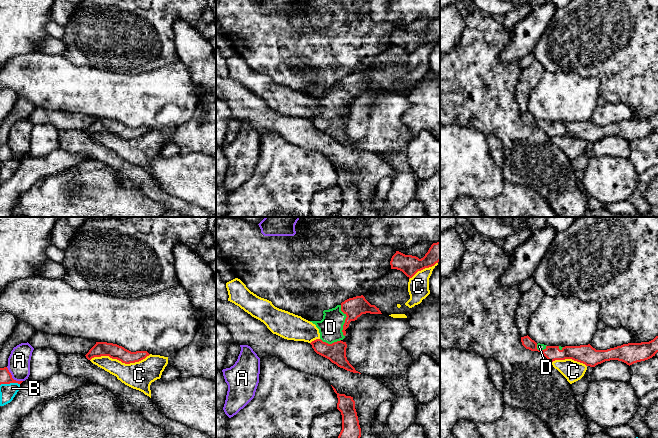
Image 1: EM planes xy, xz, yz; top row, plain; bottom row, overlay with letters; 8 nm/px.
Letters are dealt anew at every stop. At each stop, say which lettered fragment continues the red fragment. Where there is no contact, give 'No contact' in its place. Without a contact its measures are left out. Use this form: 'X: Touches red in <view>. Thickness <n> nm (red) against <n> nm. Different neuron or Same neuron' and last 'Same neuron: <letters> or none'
A: Touches red in xy. Thickness 100 nm (red) against 180 nm. Different neuron
B: Touches red in xy. Thickness 100 nm (red) against 130 nm. Different neuron
C: Touches red in xy. Thickness 120 nm (red) against 220 nm. Different neuron
D: Touches red in xz. Thickness 160 nm (red) against 190 nm. Same neuron
Same neuron: D

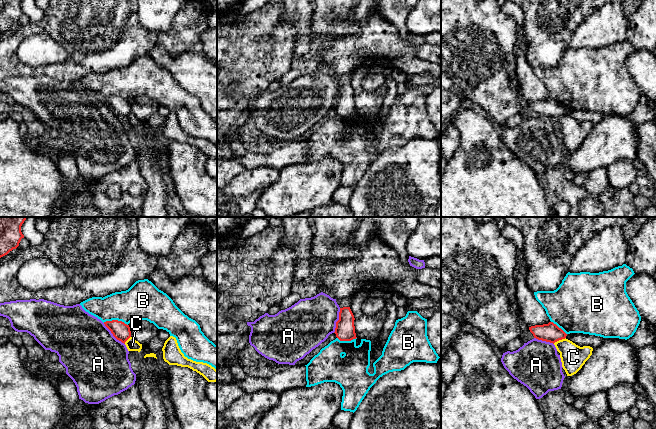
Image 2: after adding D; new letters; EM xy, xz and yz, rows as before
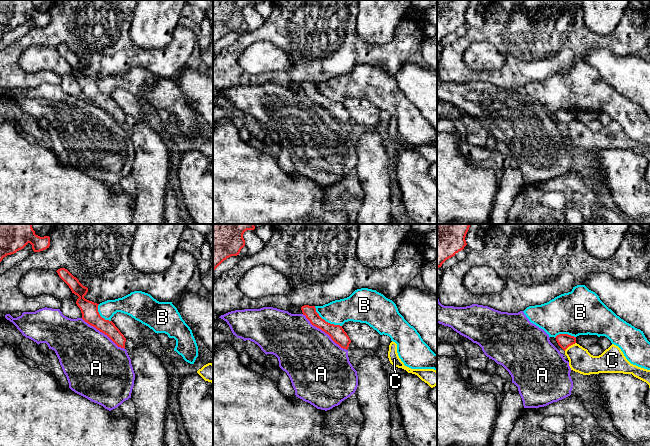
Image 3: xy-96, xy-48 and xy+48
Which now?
A: Touches red in xz. Thickness 160 nm (red) against 380 nm. Different neuron
B: Touches red in xy. Thickness 140 nm (red) against 280 nm. Different neuron
C: Touches red in yz. Thickness 150 nm (red) against 200 nm. Different neuron
Same neuron: none

